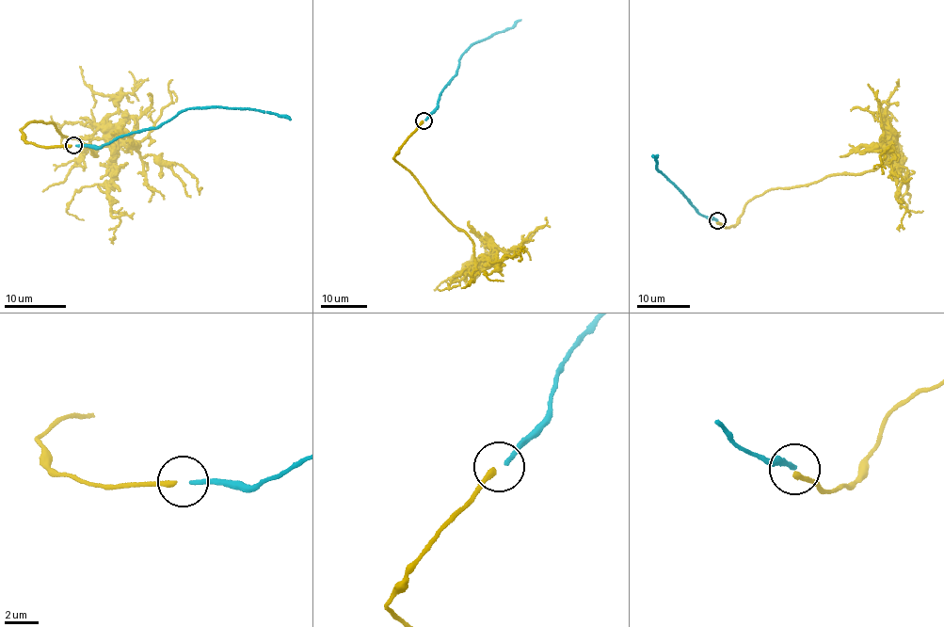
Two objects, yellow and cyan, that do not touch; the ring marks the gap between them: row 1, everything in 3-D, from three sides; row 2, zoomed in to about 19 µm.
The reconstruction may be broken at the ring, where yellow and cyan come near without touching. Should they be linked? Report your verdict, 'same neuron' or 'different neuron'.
same neuron

